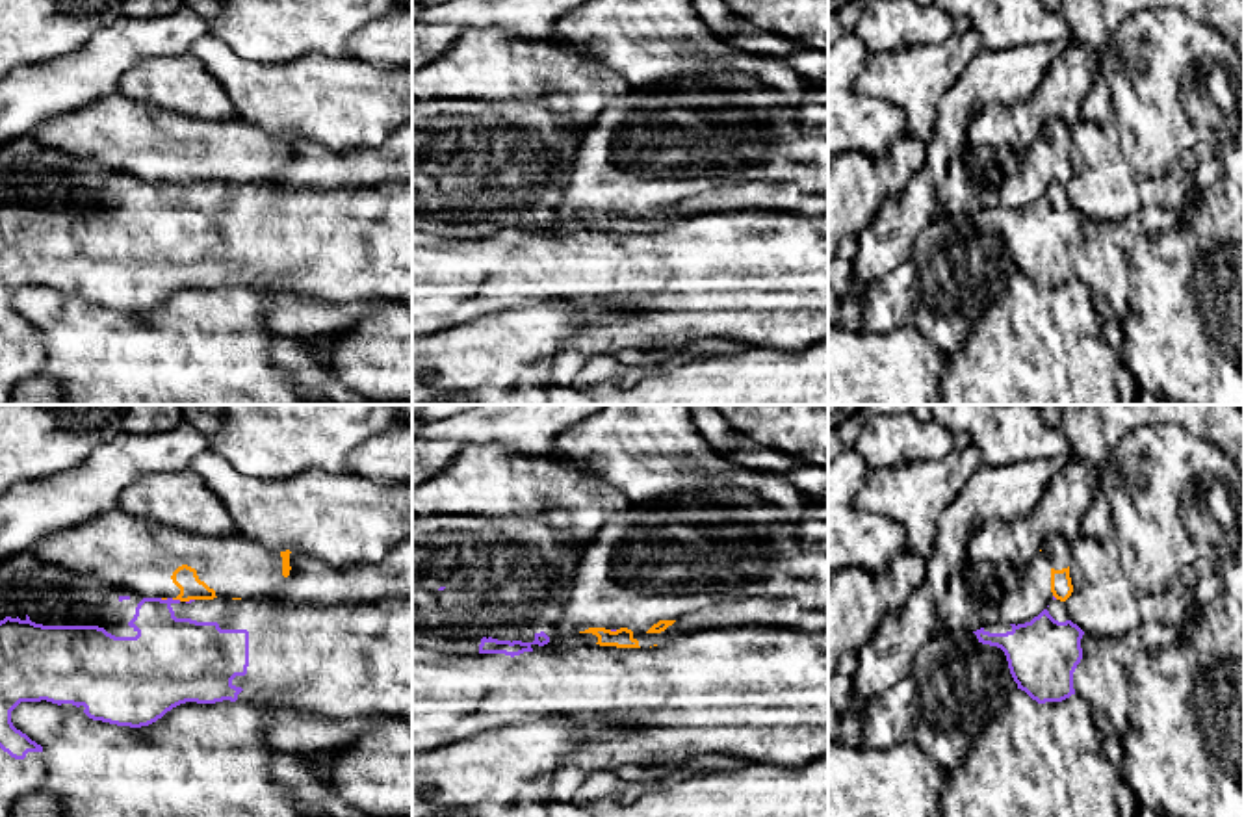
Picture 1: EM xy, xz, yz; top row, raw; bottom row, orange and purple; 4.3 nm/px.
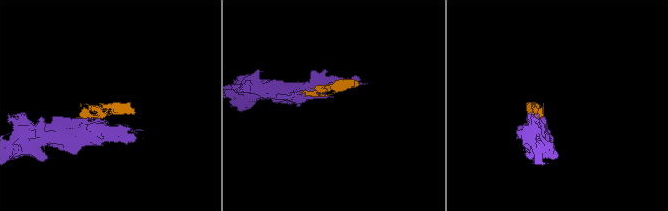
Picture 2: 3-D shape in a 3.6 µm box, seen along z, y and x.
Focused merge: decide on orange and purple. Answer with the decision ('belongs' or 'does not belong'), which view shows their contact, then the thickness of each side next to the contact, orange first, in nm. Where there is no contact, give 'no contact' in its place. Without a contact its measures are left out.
does not belong; meets orange in xy; 100 nm thick on the orange side, 340 nm on the other

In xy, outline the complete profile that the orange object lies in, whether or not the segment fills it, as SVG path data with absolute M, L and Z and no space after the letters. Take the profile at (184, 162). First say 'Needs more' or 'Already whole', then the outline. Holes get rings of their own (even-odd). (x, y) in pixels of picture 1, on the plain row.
Needs more. M111 93L74 113L39 124L32 134L33 149L50 147L82 162L87 171L117 171L141 182L245 184L269 182L290 160L290 134L275 137L234 117L204 123L149 102Z

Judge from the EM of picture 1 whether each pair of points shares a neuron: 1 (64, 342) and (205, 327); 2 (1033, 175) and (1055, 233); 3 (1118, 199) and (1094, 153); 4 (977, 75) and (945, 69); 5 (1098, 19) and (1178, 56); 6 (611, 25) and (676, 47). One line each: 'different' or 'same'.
1: same
2: different
3: same
4: different
5: different
6: same

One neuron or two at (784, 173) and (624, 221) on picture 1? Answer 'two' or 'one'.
one

